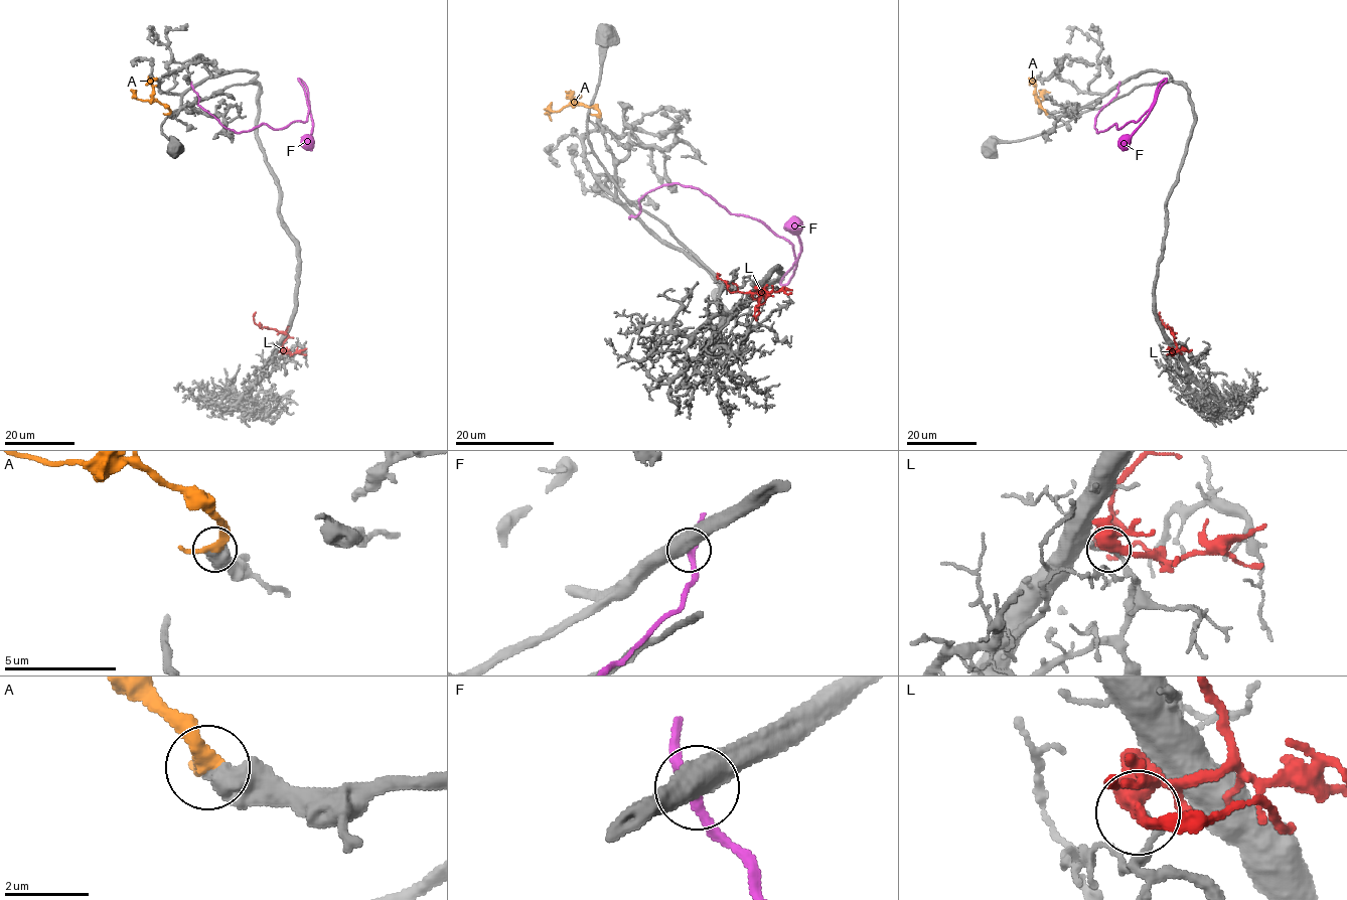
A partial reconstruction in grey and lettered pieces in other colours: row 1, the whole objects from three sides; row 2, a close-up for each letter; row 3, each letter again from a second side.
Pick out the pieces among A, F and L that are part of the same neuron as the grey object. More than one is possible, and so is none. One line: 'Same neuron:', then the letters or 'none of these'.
Same neuron: A

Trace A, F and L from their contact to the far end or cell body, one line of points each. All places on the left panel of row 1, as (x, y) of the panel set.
A: (169, 114), (166, 107), (157, 101), (143, 101), (136, 98), (136, 92)
F: (192, 87), (197, 105), (237, 132), (264, 124), (287, 127), (304, 122), (310, 112), (307, 147)
L: (282, 351), (288, 336), (260, 327), (254, 322), (256, 311)

